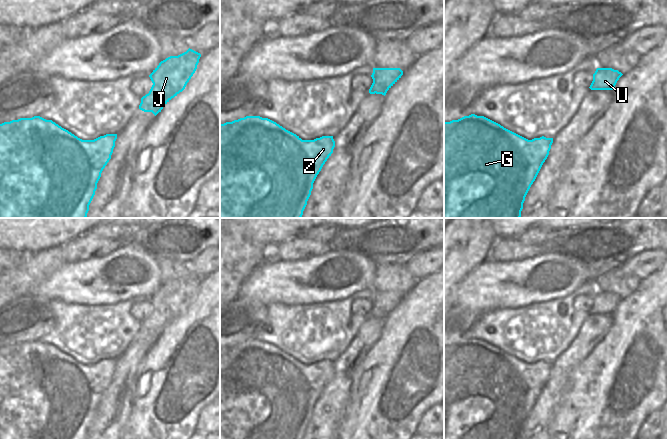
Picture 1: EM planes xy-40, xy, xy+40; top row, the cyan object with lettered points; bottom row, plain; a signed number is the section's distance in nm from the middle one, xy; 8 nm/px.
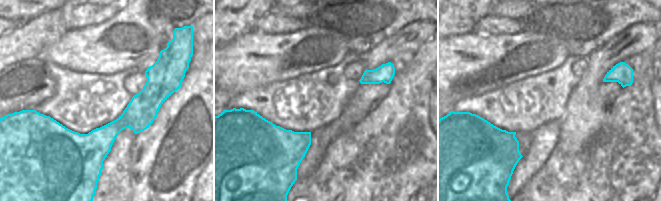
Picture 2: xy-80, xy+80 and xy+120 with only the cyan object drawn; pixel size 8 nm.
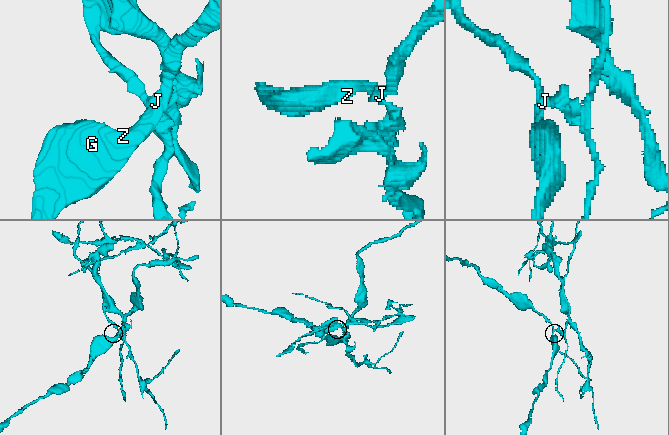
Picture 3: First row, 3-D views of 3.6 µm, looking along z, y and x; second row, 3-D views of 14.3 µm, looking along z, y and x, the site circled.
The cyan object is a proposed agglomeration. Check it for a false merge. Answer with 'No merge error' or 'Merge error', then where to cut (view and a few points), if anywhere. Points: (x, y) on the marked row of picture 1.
Merge error. Split along xy (377, 68), (375, 80), (378, 89), (375, 92).

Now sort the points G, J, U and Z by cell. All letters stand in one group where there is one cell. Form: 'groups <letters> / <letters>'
groups G J Z / U

